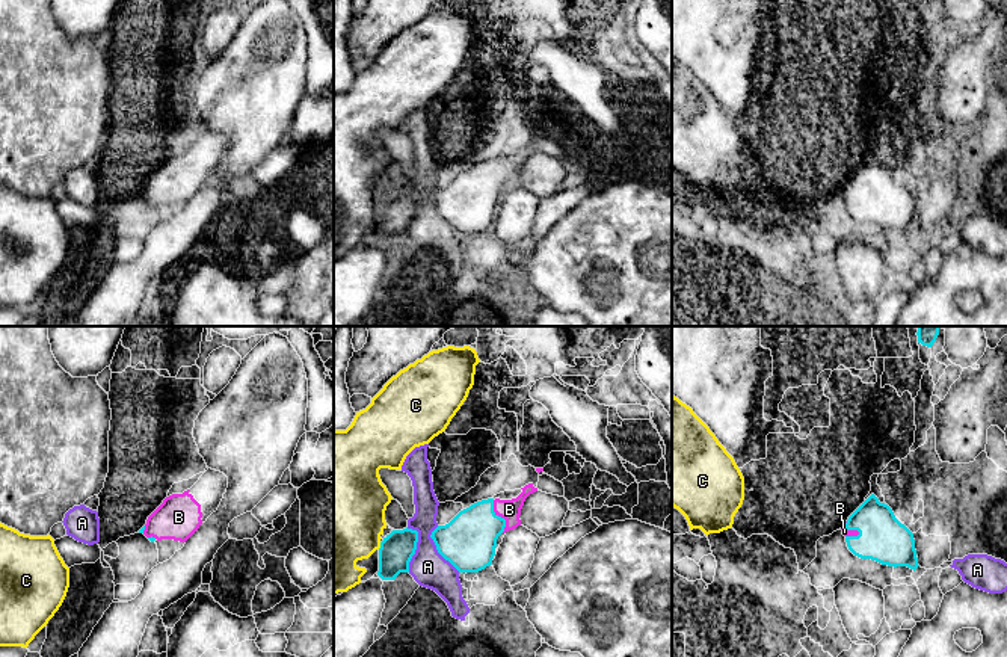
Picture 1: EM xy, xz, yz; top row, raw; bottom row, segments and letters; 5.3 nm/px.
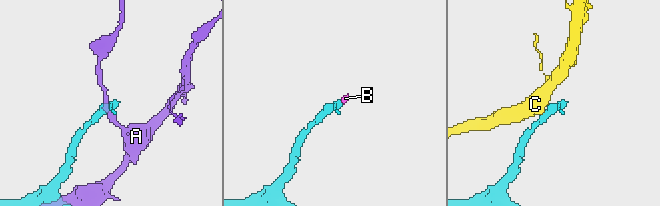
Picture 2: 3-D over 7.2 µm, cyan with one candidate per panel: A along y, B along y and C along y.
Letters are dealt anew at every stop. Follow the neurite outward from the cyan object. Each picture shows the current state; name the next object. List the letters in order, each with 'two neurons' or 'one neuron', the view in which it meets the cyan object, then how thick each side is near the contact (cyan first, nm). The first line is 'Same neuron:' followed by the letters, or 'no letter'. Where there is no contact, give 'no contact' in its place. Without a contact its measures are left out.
Same neuron: B
A: two neurons; meets cyan in xz; 180 nm thick on the cyan side, 190 nm on the other
B: one neuron; meets cyan in xz; 300 nm thick on the cyan side, 110 nm on the other
C: two neurons; meets cyan in xz; 180 nm thick on the cyan side, 440 nm on the other

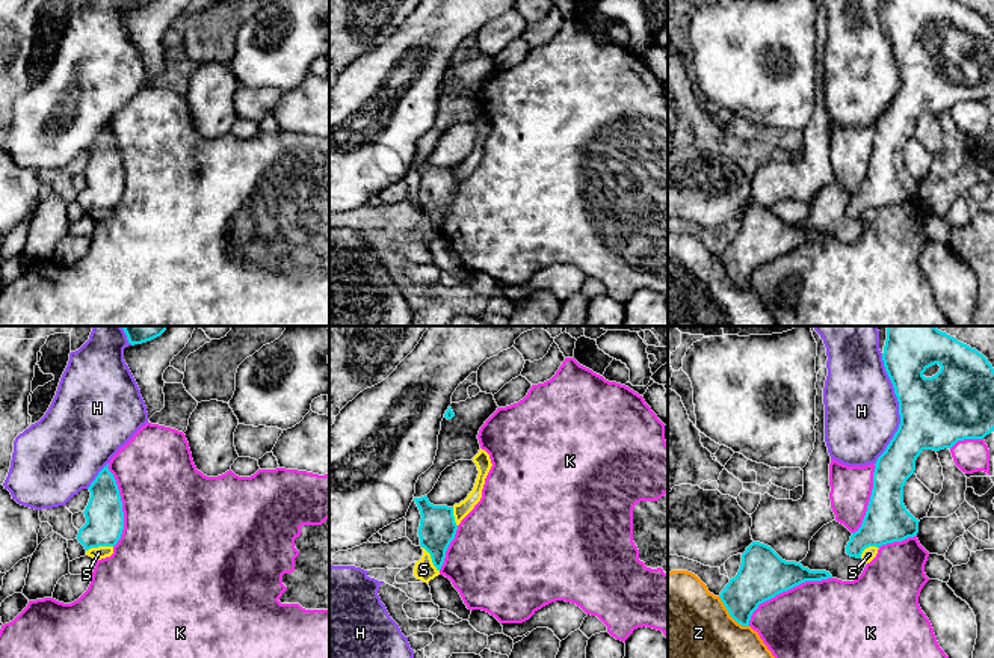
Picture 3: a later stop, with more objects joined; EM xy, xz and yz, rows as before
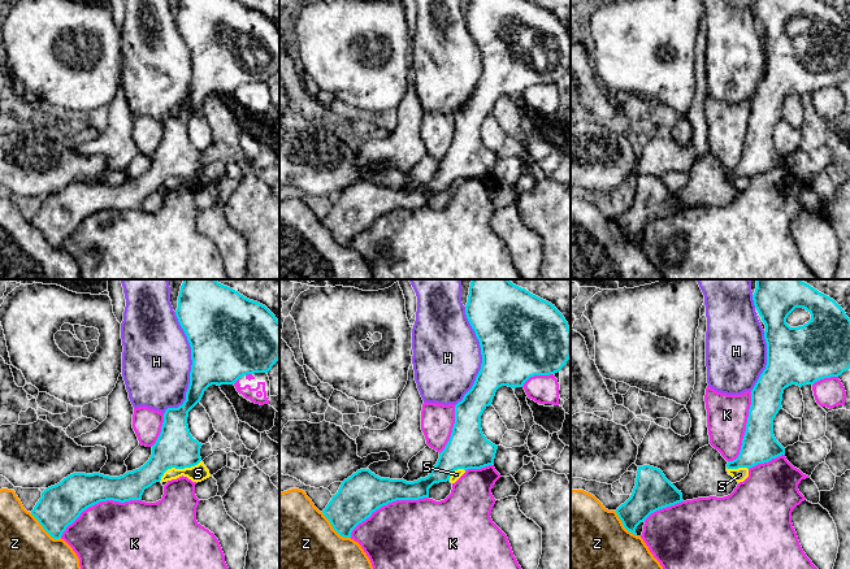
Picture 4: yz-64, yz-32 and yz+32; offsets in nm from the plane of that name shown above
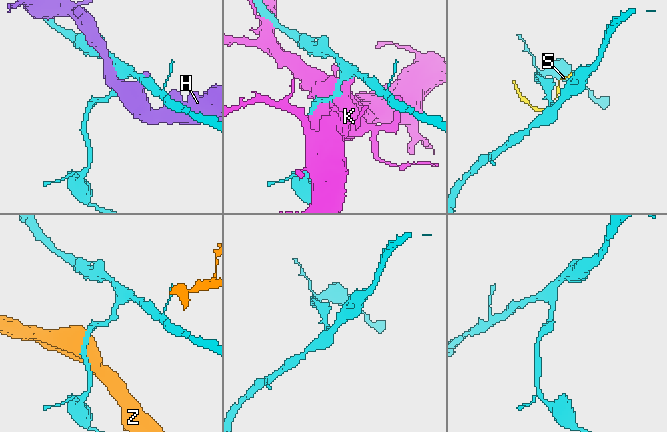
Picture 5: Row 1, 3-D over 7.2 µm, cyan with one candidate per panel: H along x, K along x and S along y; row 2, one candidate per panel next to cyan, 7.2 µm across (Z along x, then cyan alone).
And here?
Same neuron: no letter
H: two neurons; meets cyan in yz; 380 nm thick on the cyan side, 400 nm on the other
K: two neurons; meets cyan in yz; 260 nm thick on the cyan side, 480 nm on the other
S: two neurons; meets cyan in xy; 200 nm thick on the cyan side, 70 nm on the other
Z: two neurons; meets cyan in yz; 240 nm thick on the cyan side, 500 nm on the other

